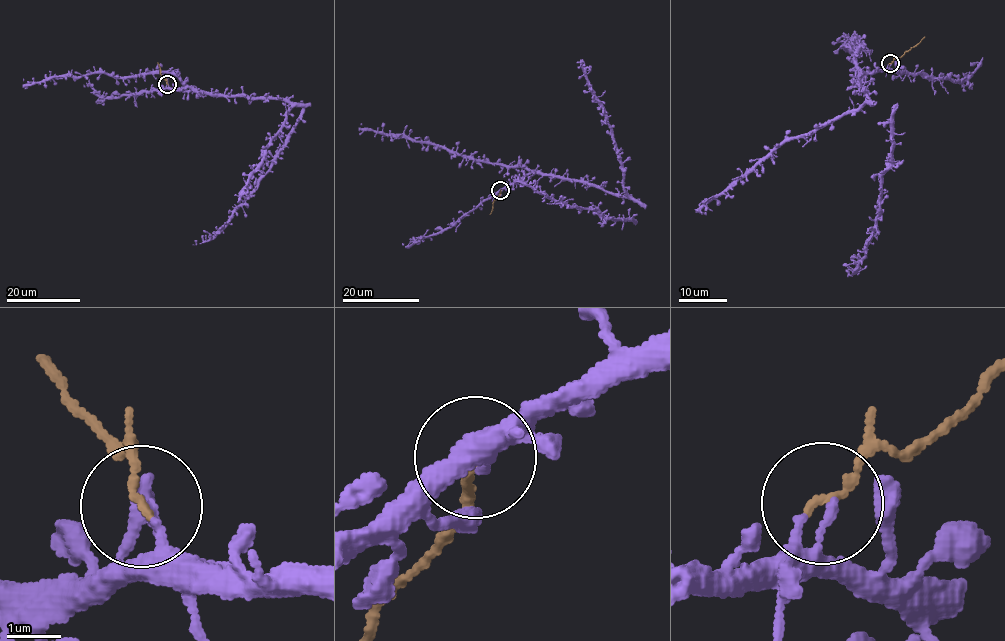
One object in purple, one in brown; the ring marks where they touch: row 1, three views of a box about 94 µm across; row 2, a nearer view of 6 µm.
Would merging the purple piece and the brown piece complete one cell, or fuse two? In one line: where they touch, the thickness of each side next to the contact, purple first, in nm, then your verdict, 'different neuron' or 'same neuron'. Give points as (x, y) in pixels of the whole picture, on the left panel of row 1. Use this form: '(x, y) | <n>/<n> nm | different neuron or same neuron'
(167, 84) | 140/150 nm | different neuron

